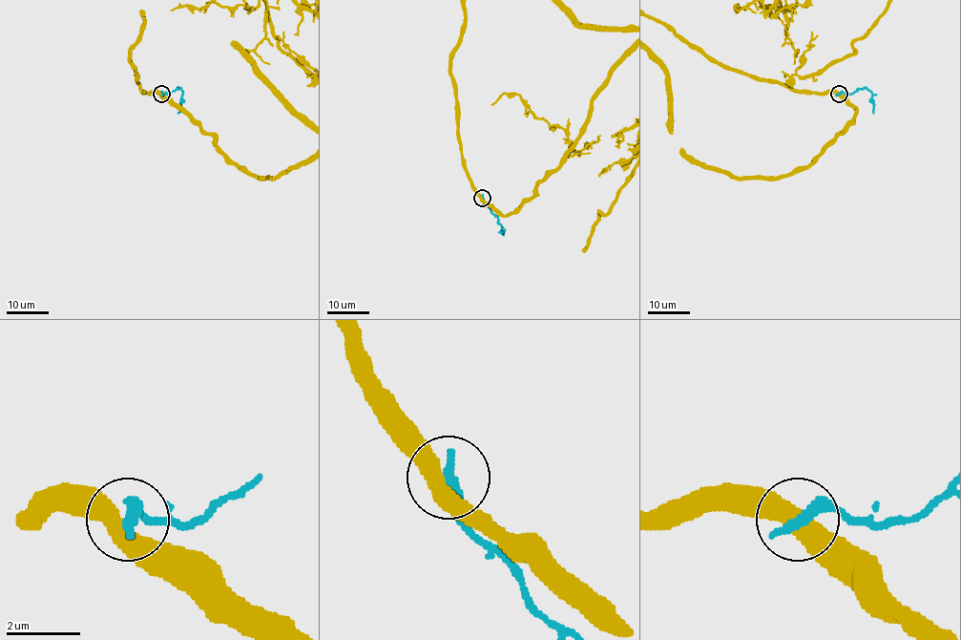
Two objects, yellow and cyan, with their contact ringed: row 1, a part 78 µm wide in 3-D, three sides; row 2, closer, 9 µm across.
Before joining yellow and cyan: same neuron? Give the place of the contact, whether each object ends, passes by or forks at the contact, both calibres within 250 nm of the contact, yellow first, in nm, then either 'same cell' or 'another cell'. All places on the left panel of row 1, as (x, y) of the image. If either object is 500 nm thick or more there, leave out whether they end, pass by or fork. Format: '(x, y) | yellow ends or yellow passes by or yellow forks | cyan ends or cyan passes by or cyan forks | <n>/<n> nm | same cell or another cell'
(161, 94) | yellow passes by | cyan ends | 480/380 nm | another cell

